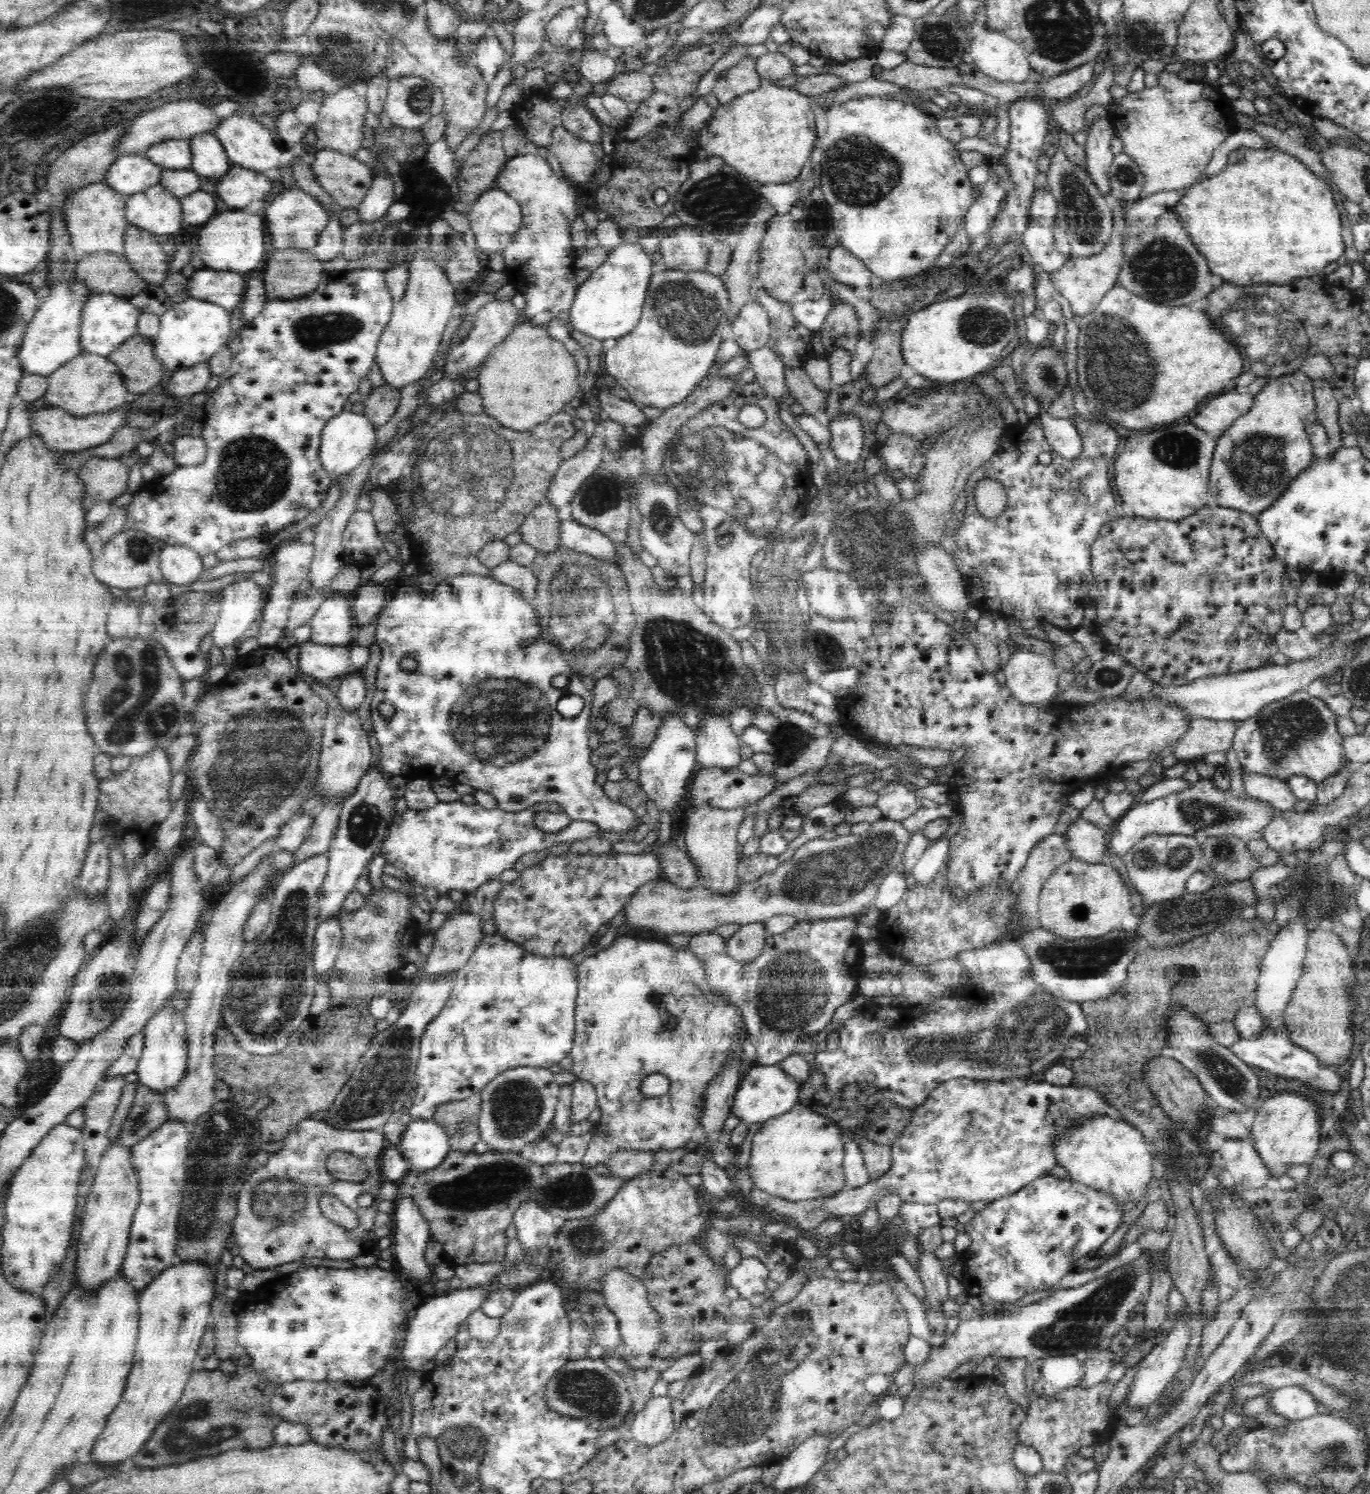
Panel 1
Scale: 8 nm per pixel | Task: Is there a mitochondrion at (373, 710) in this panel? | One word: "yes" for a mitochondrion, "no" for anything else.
no

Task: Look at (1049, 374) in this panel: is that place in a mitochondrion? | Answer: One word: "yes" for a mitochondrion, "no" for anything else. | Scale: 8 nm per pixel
yes

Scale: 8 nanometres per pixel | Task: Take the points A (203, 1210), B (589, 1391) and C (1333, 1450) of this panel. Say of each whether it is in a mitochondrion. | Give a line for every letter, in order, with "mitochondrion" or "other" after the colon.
A: mitochondrion
B: mitochondrion
C: mitochondrion

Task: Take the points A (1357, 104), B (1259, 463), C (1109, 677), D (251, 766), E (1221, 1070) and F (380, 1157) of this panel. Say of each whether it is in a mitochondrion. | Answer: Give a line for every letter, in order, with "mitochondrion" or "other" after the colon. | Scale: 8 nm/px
A: other
B: mitochondrion
C: mitochondrion
D: mitochondrion
E: mitochondrion
F: other

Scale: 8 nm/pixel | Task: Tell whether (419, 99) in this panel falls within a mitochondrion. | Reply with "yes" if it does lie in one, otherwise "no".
yes

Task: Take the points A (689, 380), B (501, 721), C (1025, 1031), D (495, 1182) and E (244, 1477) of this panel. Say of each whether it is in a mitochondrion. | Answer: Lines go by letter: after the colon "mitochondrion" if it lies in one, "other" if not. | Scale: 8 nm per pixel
A: other
B: mitochondrion
C: mitochondrion
D: mitochondrion
E: other

